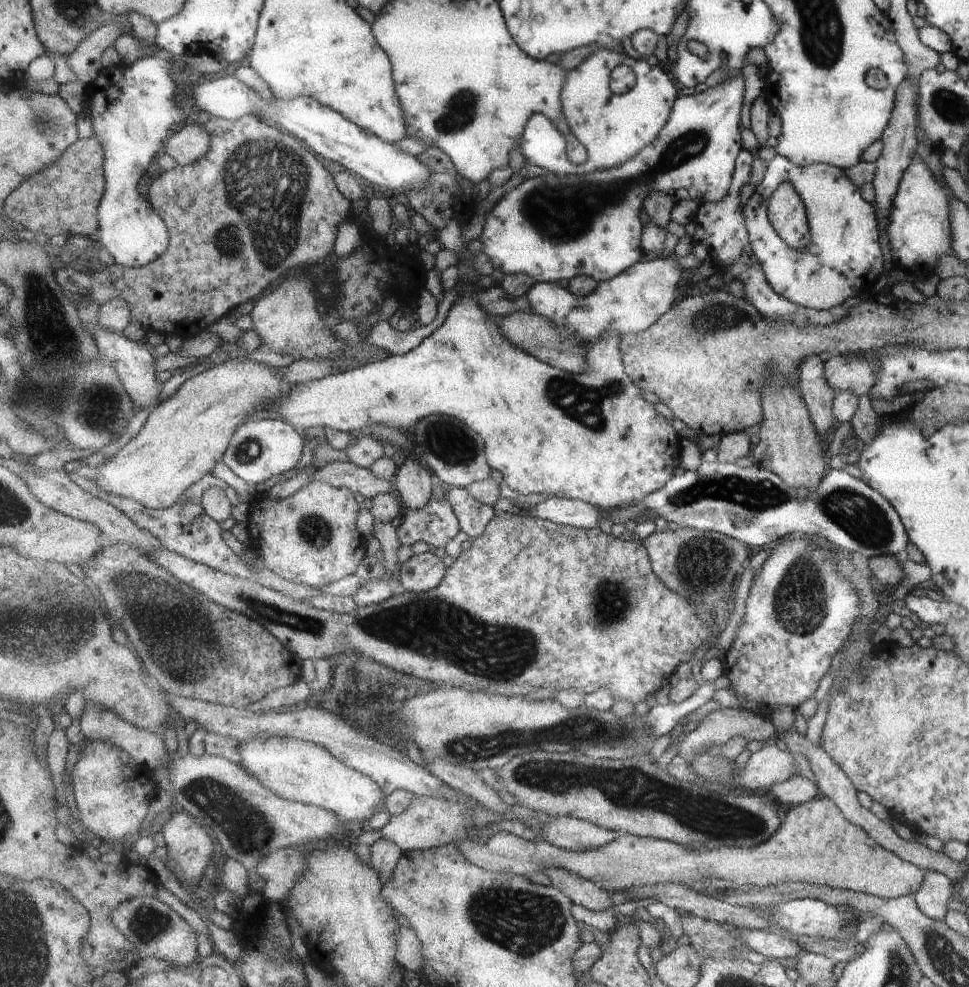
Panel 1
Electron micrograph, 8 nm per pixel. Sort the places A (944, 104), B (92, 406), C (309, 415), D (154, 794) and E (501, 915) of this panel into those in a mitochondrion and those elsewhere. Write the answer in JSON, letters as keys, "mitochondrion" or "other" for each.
{"A":"mitochondrion","B":"mitochondrion","C":"other","D":"other","E":"mitochondrion"}

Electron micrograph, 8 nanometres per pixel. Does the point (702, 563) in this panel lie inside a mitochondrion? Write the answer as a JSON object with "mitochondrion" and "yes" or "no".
{"mitochondrion":"yes"}

